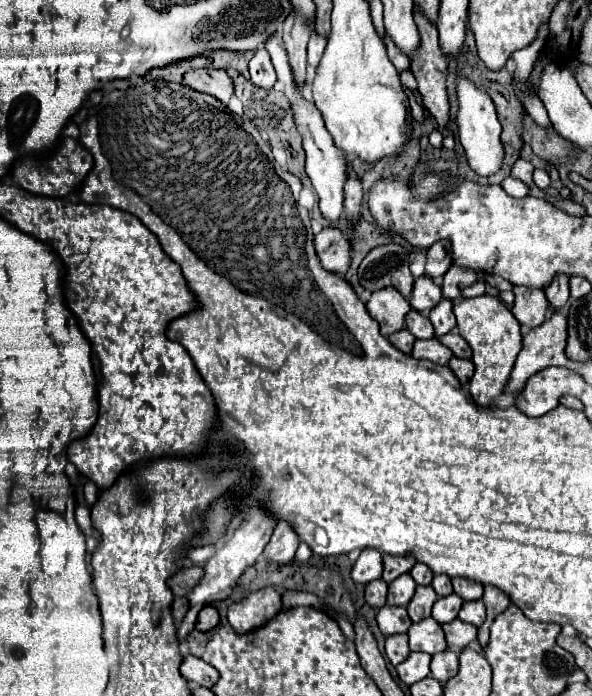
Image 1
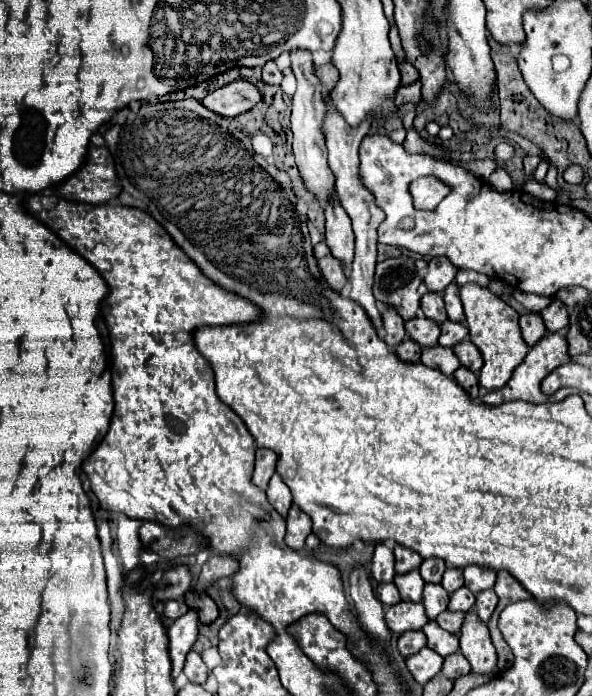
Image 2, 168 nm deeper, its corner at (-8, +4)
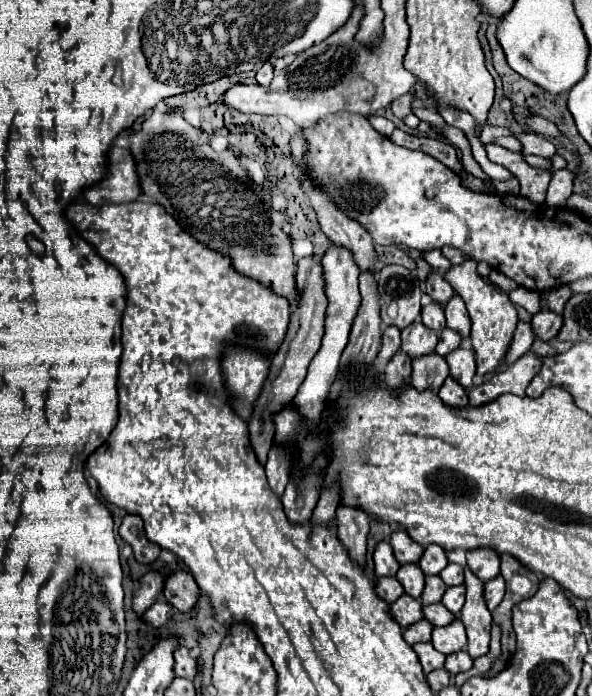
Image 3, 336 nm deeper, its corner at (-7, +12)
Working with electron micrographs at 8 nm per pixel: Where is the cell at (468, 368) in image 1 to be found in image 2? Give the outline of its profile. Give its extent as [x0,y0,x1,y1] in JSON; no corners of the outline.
[453,368,479,400]

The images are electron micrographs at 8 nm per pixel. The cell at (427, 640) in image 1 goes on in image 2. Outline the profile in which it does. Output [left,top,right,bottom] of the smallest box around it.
[423,620,459,658]

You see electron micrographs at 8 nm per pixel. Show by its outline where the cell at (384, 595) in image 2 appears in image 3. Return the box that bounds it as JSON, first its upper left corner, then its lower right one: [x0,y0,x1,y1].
[376,578,404,604]

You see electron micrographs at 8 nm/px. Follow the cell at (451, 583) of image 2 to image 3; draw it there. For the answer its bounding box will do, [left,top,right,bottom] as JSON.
[440,564,464,586]

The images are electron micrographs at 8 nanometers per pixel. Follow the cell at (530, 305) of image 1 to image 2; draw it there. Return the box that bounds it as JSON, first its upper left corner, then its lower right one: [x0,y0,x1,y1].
[519,312,545,346]

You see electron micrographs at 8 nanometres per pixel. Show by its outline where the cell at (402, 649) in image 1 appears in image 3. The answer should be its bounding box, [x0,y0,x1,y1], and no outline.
[404,620,432,644]

